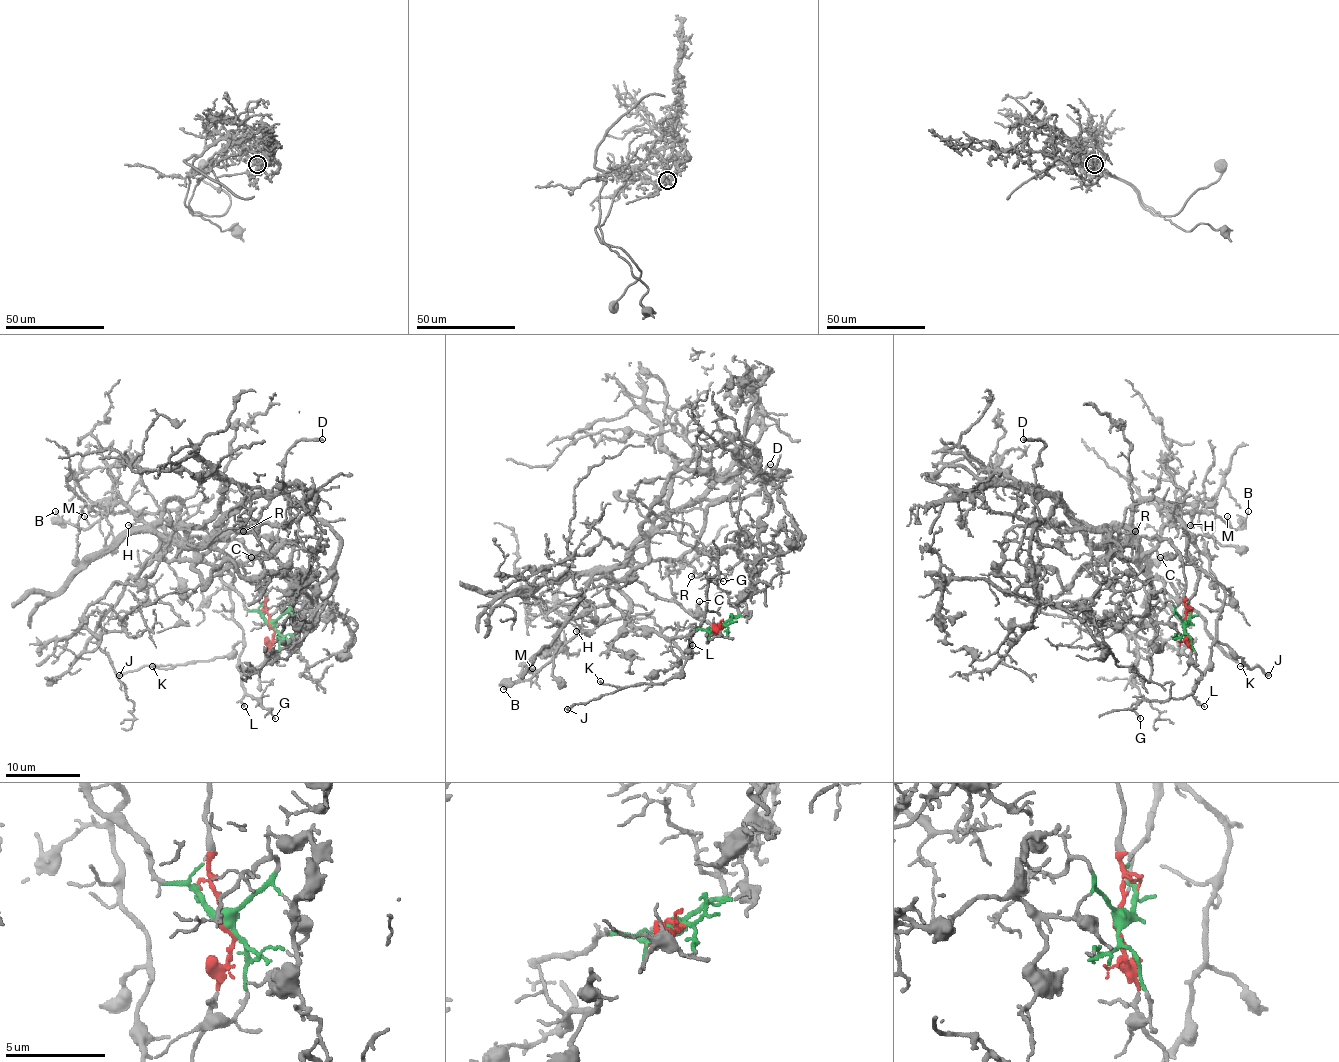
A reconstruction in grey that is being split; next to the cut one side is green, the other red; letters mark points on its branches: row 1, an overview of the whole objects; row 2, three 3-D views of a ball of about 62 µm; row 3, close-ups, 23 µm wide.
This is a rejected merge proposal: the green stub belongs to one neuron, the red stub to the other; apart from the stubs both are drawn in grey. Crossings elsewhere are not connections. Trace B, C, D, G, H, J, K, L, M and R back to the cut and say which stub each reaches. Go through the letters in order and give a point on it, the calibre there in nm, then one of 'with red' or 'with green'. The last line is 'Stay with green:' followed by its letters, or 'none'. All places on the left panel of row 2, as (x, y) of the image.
B: at (55, 511); 110 nm thick; with green
C: at (251, 557); 130 nm thick; with red
D: at (322, 439); 220 nm thick; with red
G: at (275, 718); 100 nm thick; with green
H: at (128, 525); 160 nm thick; with green
J: at (119, 675); 200 nm thick; with green
K: at (152, 666); 110 nm thick; with green
L: at (244, 706); 110 nm thick; with green
M: at (84, 516); 110 nm thick; with green
R: at (243, 531); 110 nm thick; with red
Stay with green: B, G, H, J, K, L, M

